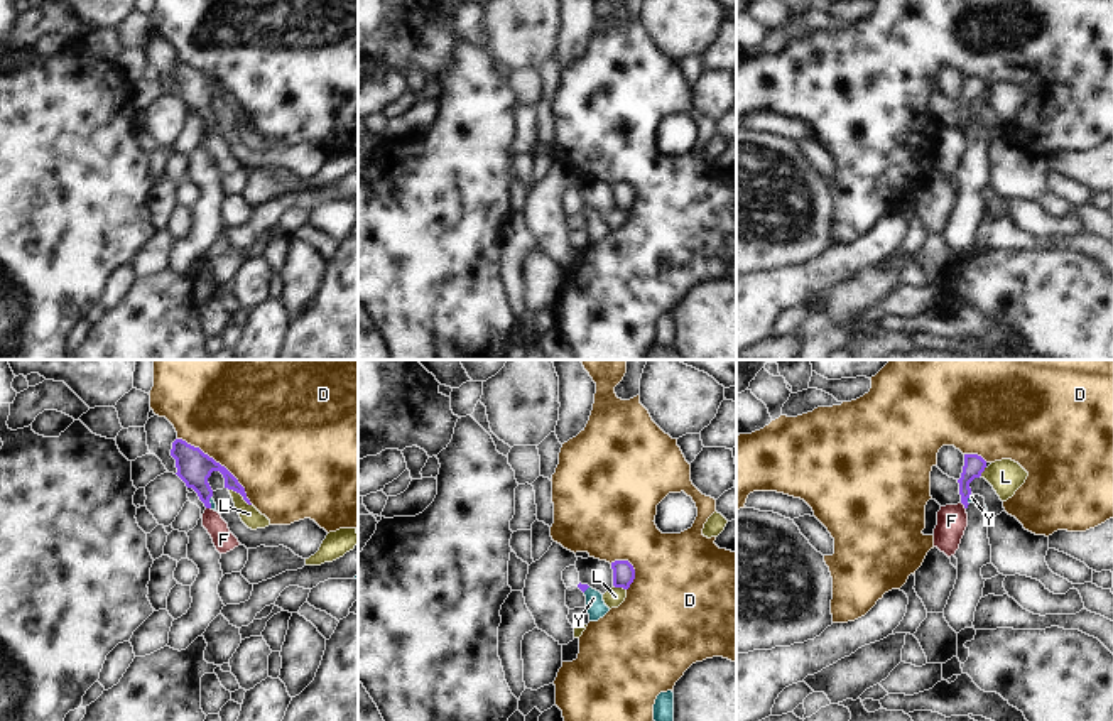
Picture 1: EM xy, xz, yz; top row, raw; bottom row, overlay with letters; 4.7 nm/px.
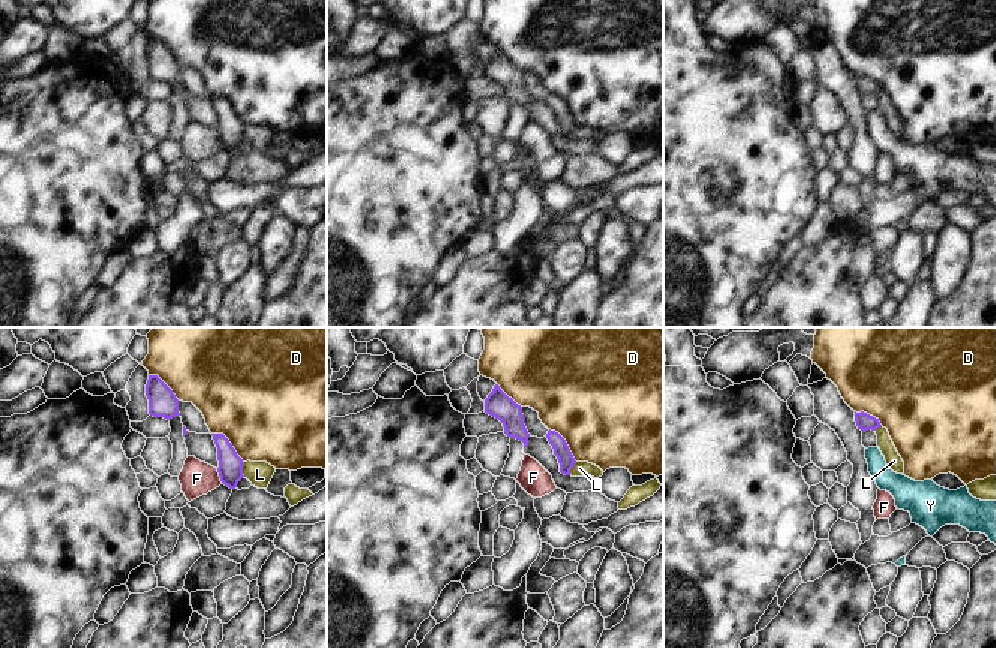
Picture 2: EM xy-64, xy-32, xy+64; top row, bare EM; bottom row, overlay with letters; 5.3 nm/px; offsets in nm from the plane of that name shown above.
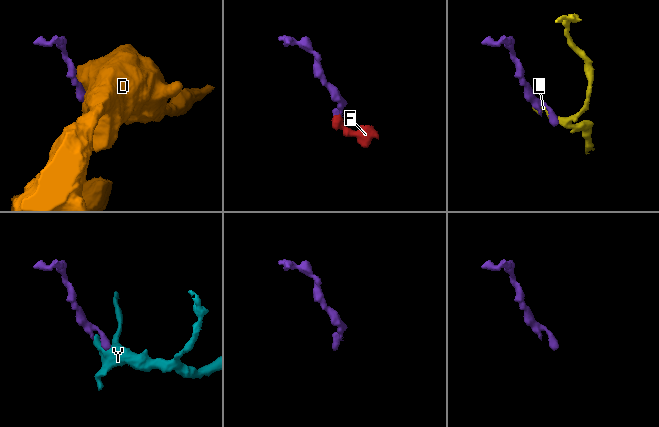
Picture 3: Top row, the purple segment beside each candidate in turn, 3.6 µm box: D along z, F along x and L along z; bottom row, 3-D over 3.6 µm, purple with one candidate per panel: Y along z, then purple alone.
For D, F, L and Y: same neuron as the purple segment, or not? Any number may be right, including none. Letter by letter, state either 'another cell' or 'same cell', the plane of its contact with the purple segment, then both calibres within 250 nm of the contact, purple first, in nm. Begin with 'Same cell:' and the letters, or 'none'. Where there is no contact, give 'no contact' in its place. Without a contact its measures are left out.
Same cell: Y
D: another cell | xy | 160/500 nm
F: another cell | yz | 100/140 nm
L: another cell | xy | 160/90 nm
Y: same cell | xy | 160/30 nm

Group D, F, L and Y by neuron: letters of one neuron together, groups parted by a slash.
D / F / L / Y

